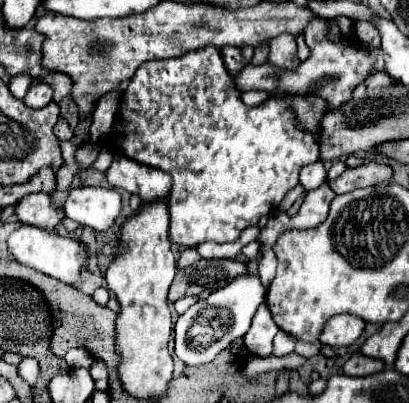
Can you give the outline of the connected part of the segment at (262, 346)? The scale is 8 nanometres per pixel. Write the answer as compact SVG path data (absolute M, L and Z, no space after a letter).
M265 304L259 306L255 312L255 318L251 322L249 332L245 334L245 346L255 356L269 356L273 352L273 338L279 332L279 326L275 326L275 320L271 318Z

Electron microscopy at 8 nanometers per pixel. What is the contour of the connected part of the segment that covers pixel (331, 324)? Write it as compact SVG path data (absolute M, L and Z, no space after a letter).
M333 316L325 322L321 344L327 346L351 346L363 332L365 322L359 316Z

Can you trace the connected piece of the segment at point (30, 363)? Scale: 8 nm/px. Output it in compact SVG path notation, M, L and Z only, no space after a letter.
M21 358L21 362L17 364L17 372L19 372L19 376L25 380L25 382L29 382L31 386L35 384L35 380L37 380L37 376L39 376L39 368L37 368L39 364L33 360L33 358Z

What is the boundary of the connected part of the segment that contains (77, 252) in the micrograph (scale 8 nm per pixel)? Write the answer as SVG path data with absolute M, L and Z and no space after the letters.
M23 224L21 228L13 230L11 236L7 238L7 244L9 244L9 252L11 256L33 268L33 270L39 270L47 276L53 276L65 284L73 284L79 280L79 270L83 266L83 260L87 256L87 246L69 238L69 236L59 236L57 232L49 232L49 230L41 230L37 226L27 226Z

